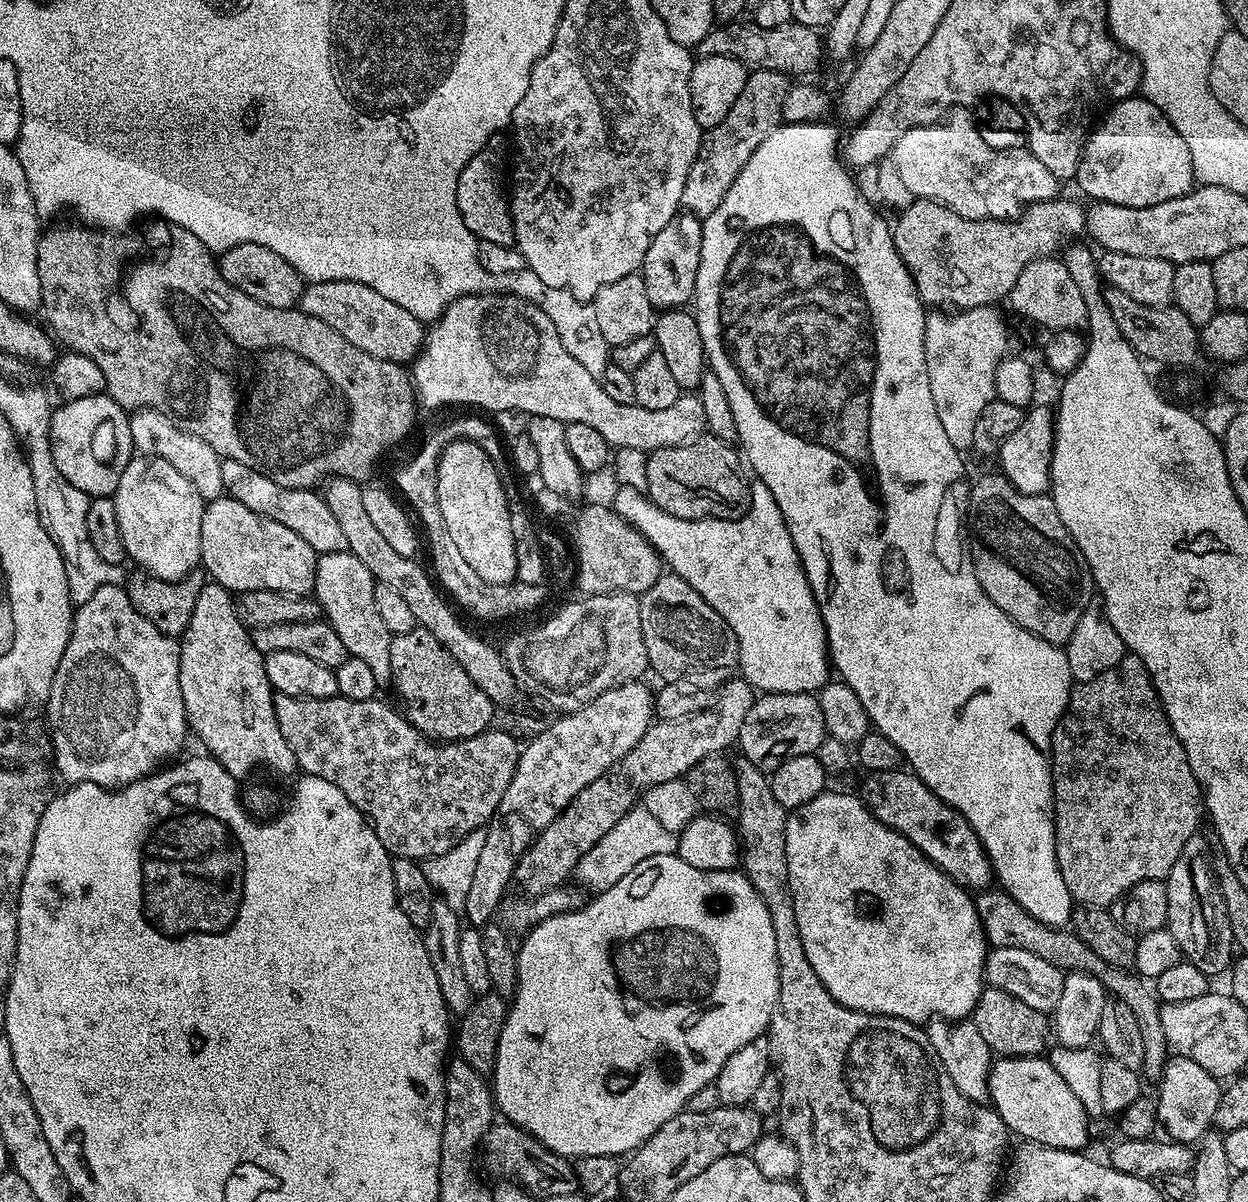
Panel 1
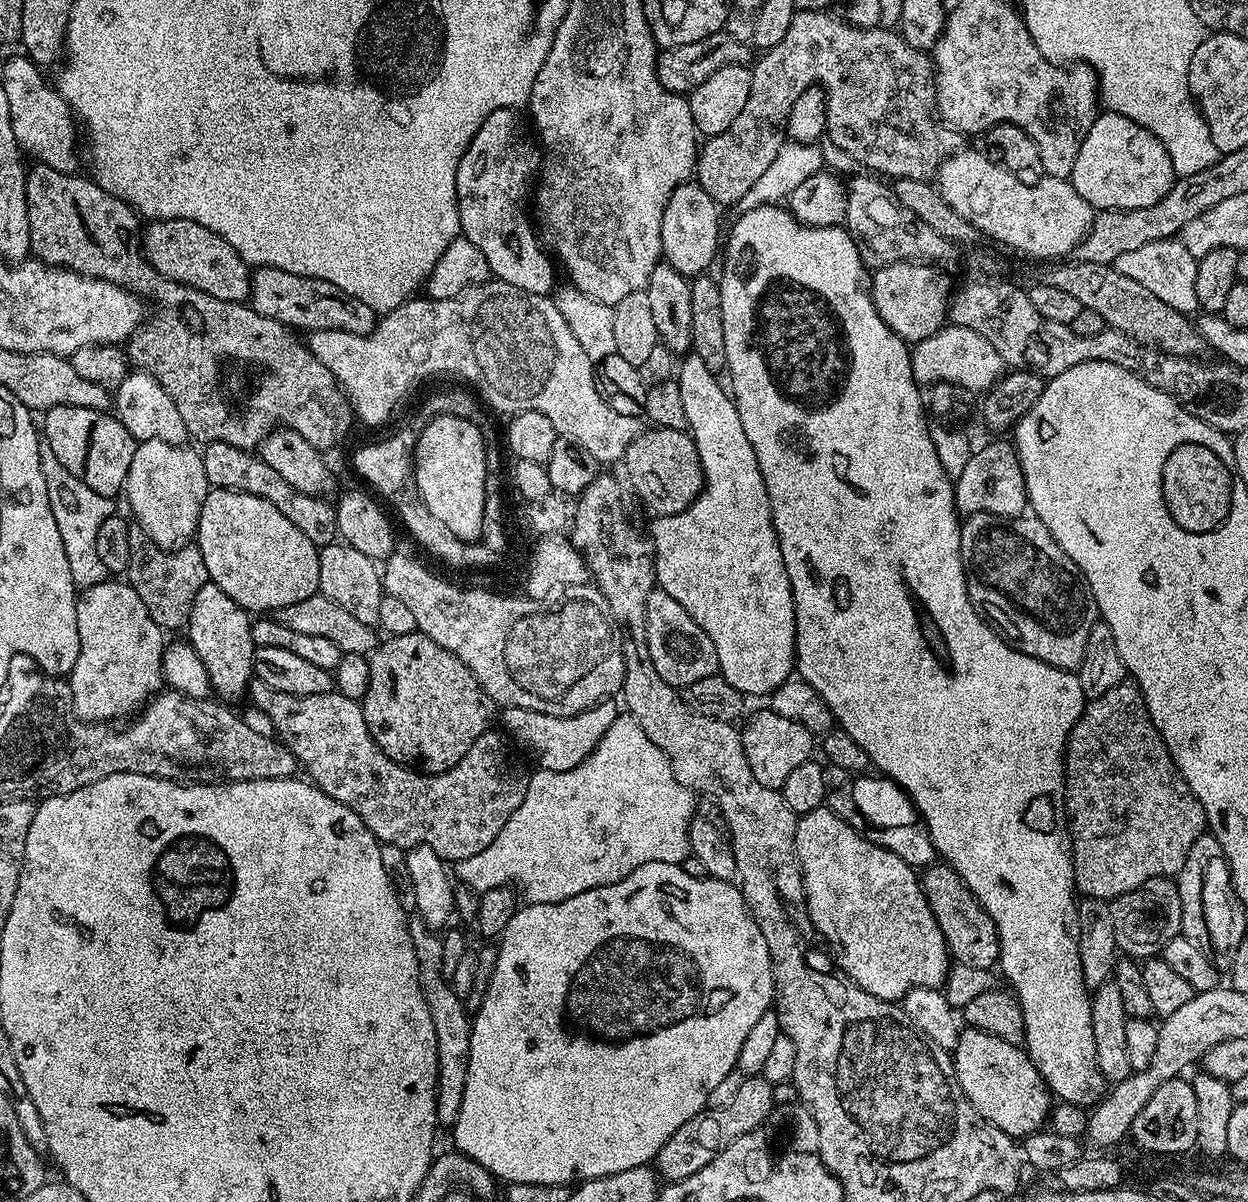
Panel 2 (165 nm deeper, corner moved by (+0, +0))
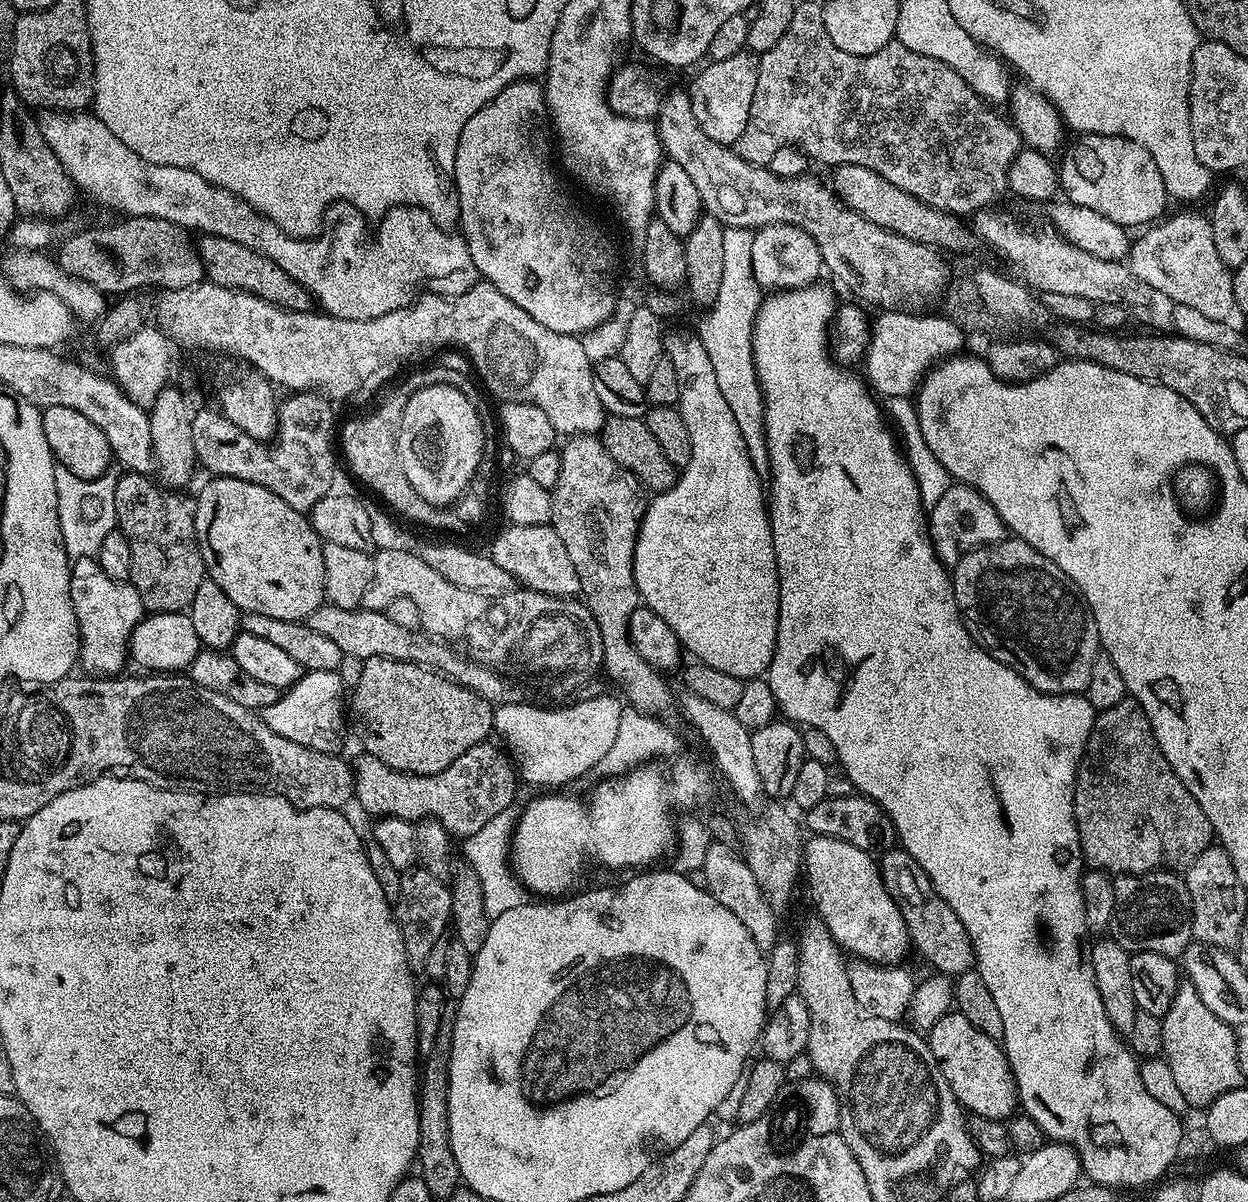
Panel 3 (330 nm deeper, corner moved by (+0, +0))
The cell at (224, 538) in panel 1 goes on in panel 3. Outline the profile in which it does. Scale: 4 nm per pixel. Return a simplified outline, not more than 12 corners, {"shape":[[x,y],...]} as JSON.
{"shape":[[238,478],[196,501],[207,579],[241,613],[325,603],[307,515]]}

